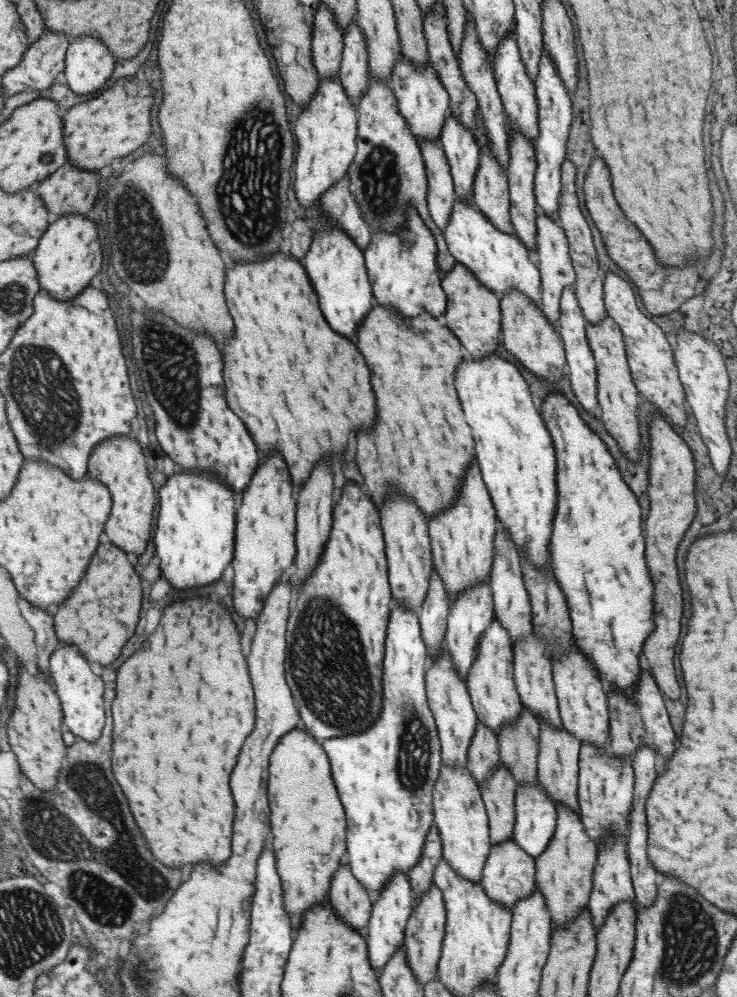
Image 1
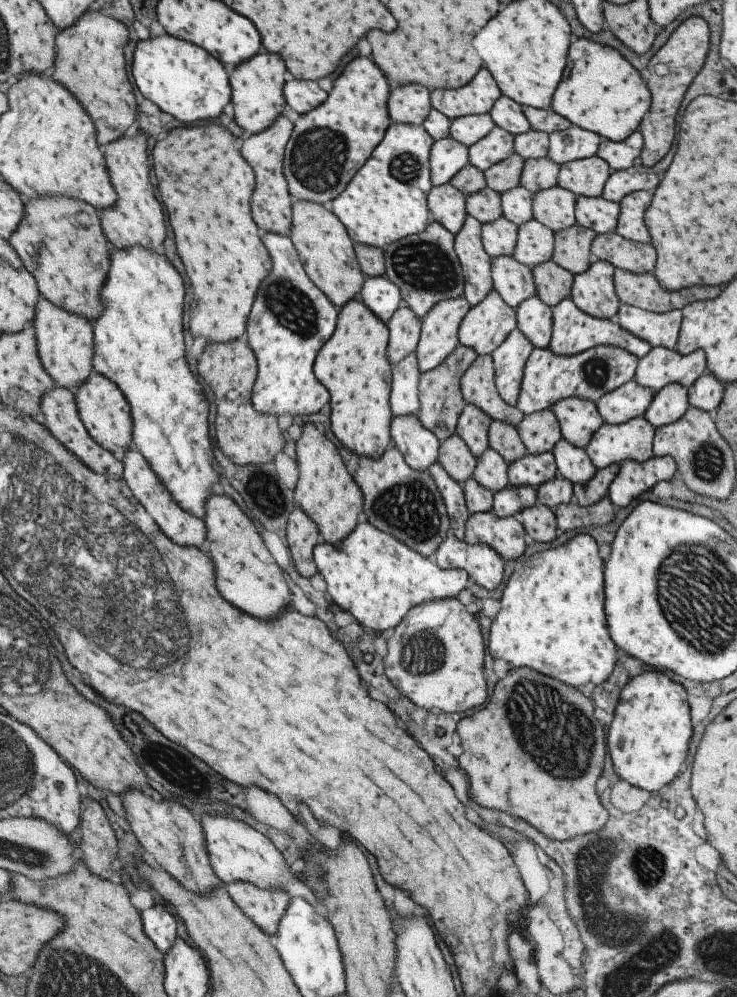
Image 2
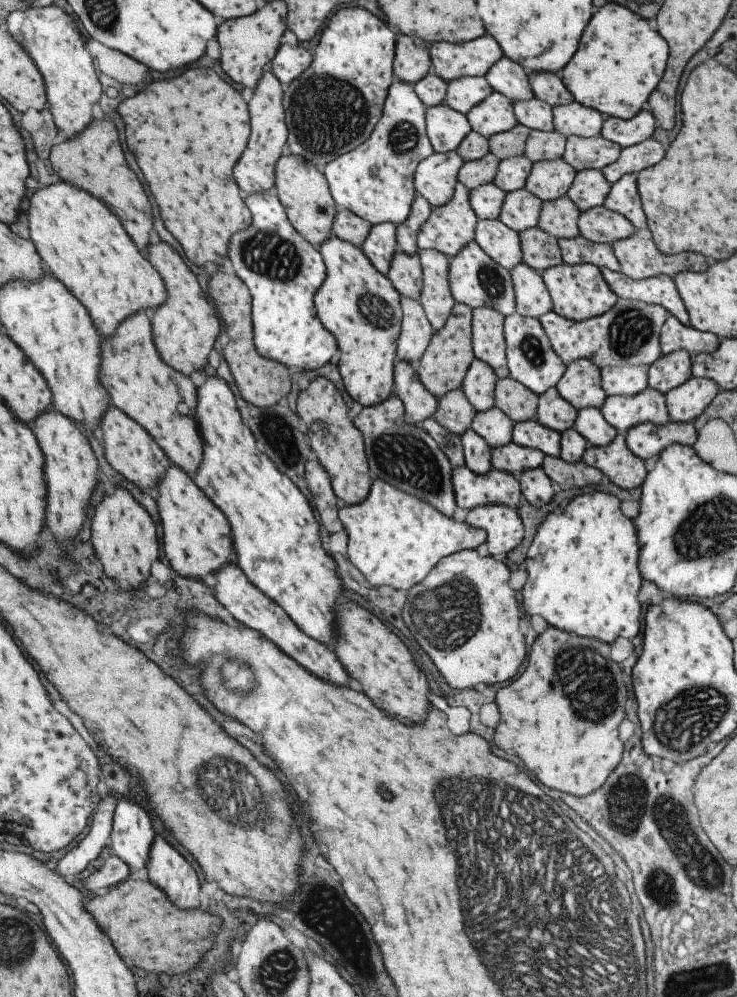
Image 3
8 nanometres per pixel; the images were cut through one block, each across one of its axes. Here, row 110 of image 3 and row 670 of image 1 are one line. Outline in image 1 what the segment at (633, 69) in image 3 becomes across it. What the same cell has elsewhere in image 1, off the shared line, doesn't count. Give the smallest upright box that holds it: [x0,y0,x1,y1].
[537,390,653,696]

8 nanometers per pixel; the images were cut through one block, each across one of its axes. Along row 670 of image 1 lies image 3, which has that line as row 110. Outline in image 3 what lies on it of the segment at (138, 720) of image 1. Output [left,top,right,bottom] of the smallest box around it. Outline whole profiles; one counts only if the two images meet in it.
[116,66,251,266]

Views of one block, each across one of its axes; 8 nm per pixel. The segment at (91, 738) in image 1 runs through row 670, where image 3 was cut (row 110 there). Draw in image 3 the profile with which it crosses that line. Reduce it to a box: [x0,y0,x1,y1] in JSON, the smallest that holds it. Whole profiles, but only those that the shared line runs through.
[4,5,102,140]

